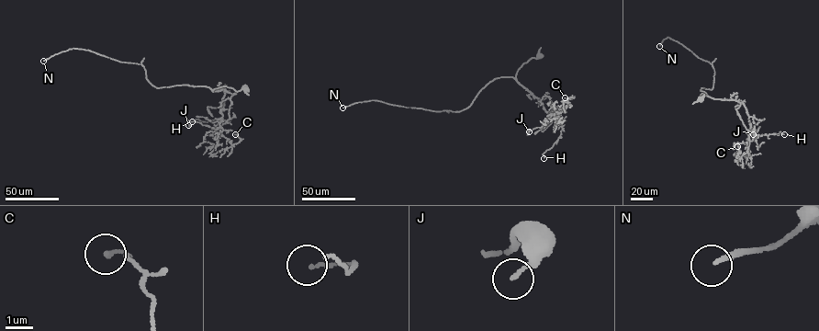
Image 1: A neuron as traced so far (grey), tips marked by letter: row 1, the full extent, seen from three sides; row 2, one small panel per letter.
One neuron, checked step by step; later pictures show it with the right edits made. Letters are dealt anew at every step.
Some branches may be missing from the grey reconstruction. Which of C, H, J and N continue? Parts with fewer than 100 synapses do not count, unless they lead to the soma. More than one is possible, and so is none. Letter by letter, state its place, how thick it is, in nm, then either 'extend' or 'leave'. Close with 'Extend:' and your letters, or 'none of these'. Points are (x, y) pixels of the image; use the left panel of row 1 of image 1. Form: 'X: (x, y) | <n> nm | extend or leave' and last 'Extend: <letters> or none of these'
C: (235, 134) | 110 nm | leave
H: (192, 121) | 100 nm | leave
J: (188, 125) | 150 nm | leave
N: (43, 61) | 170 nm | extend
Extend: N

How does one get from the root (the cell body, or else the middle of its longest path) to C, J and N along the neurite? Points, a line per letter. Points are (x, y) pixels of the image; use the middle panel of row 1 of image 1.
C: (541, 56), (521, 65), (517, 81), (548, 113), (565, 110), (572, 97), (565, 97)
J: (541, 56), (524, 62), (516, 77), (540, 99), (546, 112), (555, 115), (549, 122), (529, 131)
N: (541, 56), (521, 65), (516, 80), (490, 81), (459, 111), (374, 100), (342, 108)

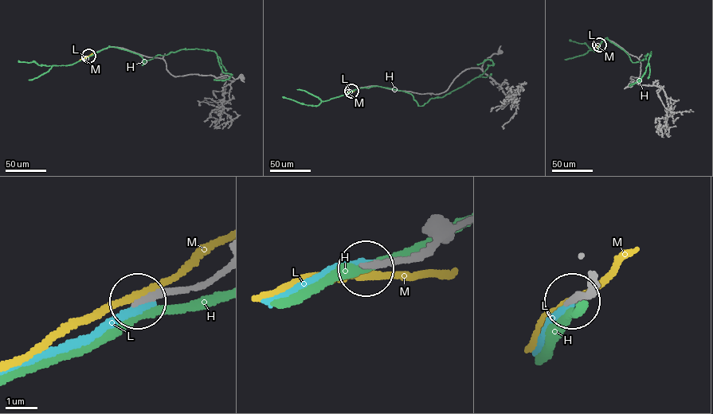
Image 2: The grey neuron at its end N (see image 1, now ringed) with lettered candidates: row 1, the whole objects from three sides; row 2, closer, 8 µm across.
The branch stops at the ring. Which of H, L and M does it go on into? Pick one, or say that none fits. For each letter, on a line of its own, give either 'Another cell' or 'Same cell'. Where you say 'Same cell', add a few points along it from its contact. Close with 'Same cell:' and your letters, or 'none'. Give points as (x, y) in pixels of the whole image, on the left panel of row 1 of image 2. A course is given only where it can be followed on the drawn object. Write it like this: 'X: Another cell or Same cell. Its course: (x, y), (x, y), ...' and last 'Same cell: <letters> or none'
H: Another cell
L: Another cell
M: Another cell
Same cell: none

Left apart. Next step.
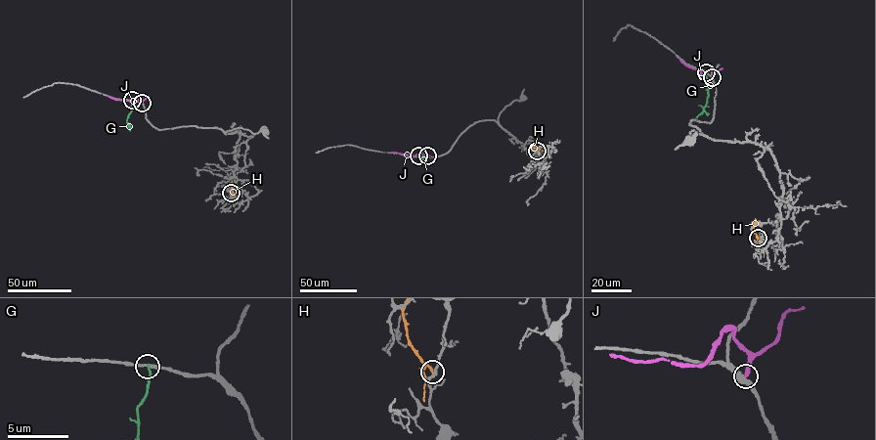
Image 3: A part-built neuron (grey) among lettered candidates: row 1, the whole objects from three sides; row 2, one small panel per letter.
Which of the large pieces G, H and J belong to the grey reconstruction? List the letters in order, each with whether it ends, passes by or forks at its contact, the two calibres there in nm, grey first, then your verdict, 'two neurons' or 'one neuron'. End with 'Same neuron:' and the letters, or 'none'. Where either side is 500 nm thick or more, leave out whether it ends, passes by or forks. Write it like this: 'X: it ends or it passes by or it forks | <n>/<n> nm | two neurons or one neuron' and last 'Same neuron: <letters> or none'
G: it ends | 280/160 nm | two neurons
H: it ends | 220/220 nm | two neurons
J: it ends | 440/340 nm | two neurons
Same neuron: none

